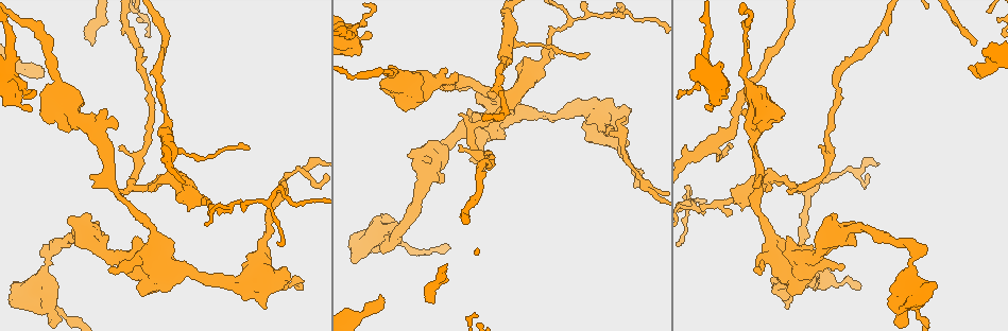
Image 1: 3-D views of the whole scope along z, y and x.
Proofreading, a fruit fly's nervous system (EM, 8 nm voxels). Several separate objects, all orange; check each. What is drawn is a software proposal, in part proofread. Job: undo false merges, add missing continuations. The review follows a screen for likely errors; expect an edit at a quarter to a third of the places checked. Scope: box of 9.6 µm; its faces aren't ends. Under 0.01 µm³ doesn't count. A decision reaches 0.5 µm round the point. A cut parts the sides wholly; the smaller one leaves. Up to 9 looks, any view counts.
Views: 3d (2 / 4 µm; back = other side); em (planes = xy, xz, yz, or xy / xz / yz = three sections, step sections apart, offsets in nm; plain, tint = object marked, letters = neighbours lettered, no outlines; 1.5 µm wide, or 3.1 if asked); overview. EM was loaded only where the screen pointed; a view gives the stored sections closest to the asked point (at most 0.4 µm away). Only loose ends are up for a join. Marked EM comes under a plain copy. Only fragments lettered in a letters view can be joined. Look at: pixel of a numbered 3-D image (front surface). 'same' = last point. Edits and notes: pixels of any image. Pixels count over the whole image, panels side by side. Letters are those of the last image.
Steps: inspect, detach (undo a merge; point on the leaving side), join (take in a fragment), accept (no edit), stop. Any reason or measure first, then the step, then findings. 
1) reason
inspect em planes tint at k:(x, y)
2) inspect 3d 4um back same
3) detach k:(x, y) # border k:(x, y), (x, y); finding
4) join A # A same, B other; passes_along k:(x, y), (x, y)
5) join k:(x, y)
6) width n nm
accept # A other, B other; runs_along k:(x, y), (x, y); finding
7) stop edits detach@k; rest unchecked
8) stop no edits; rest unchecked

branch stops here
inspect em yz step 8 letters at 1:(972, 73)

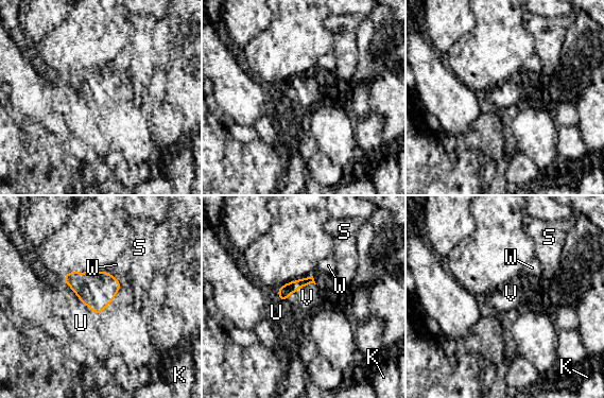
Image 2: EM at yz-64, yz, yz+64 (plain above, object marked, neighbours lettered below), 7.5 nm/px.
join V # K other, S other, U other, V same, W other; the cell continues

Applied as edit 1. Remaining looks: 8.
an open end
inspect em yz step 8 tint at 1:(68, 219)

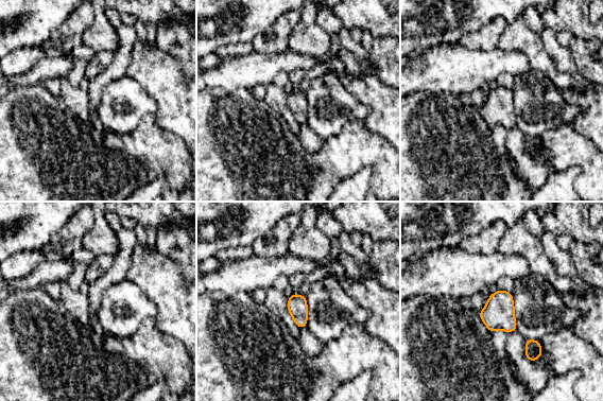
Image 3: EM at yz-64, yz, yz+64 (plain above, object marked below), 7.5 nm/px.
cut it another way
inspect em planes letters same

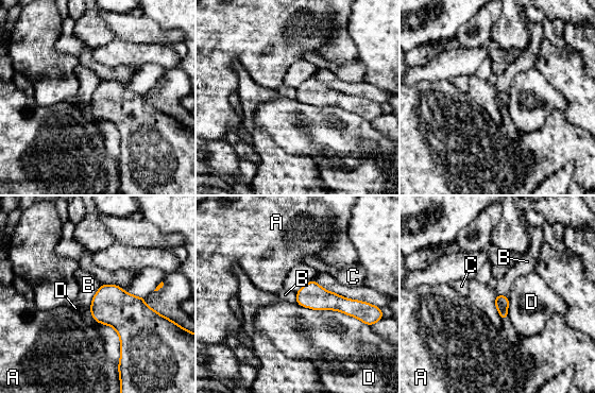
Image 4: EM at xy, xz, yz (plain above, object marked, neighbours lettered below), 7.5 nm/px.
accept # A other, B other, C other, D other; border 4:(101, 285), (92, 297), (89, 312); none of them fits

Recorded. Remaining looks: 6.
branch stops here
inspect 3d 2um at 1:(505, 139)

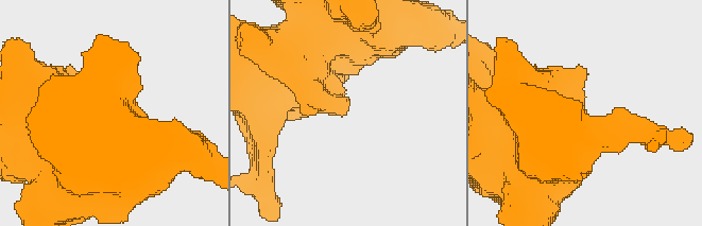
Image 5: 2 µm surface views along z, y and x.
inspect em xz step 4 tint at 5:(586, 110)

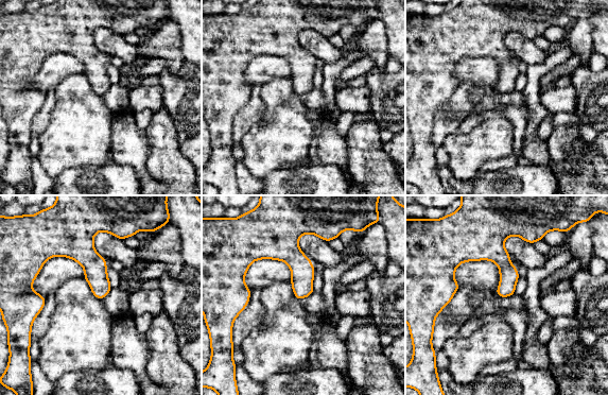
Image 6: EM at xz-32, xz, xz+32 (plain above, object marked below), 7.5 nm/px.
another direction
inspect em planes letters same

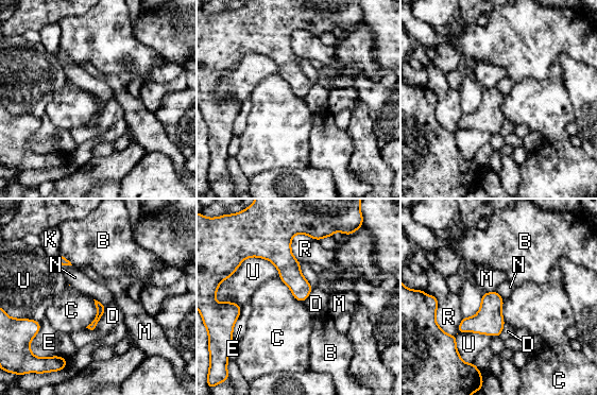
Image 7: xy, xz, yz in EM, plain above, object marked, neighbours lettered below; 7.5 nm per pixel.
accept # B other, C other, D other, E other, K other, M other, N other, R other, U other; runs_along 7:(287, 240), (286, 263), (302, 298); none of them fits

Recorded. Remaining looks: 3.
free end
inspect 3d 4um at 1:(248, 147)

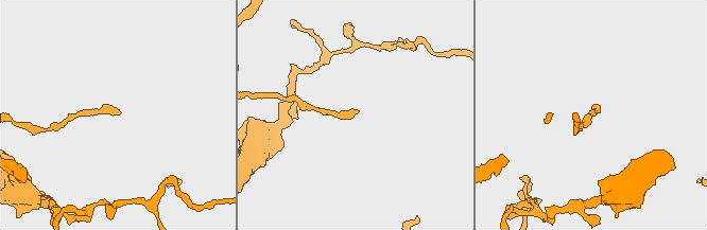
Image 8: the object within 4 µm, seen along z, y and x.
need the tissue
inspect em planes letters at 8:(117, 113)

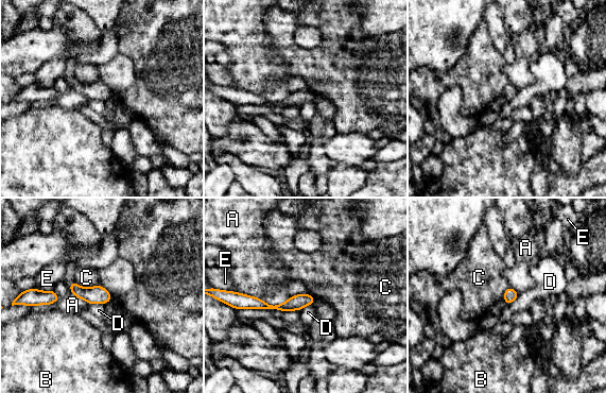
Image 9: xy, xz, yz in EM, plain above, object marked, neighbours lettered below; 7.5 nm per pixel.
accept # A other, B other, C other, D other, E other; runs_along 9:(311, 300), (286, 307), (242, 305); none of them fits

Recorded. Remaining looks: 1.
stop edits join@2; rest unchecked

